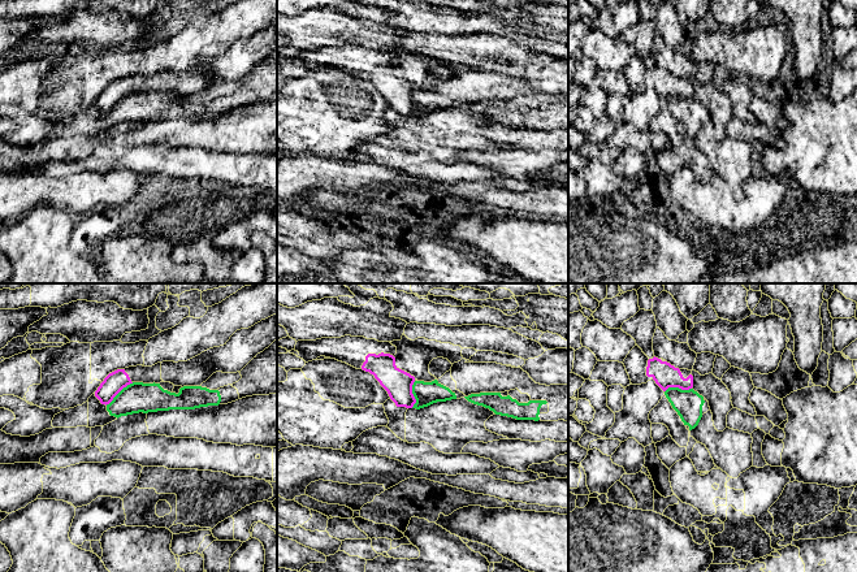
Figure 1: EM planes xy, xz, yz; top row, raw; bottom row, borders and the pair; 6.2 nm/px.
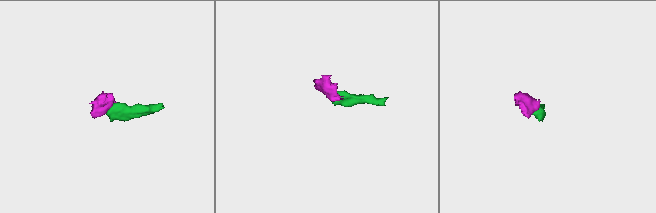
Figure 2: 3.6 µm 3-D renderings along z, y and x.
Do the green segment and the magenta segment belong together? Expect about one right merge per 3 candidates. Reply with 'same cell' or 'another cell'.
another cell

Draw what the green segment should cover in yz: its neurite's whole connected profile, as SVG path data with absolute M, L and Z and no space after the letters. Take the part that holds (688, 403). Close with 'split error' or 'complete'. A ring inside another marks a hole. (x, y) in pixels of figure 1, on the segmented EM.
M668 387L665 395L688 430L694 429L702 415L710 410L709 402L693 389Z | split error

